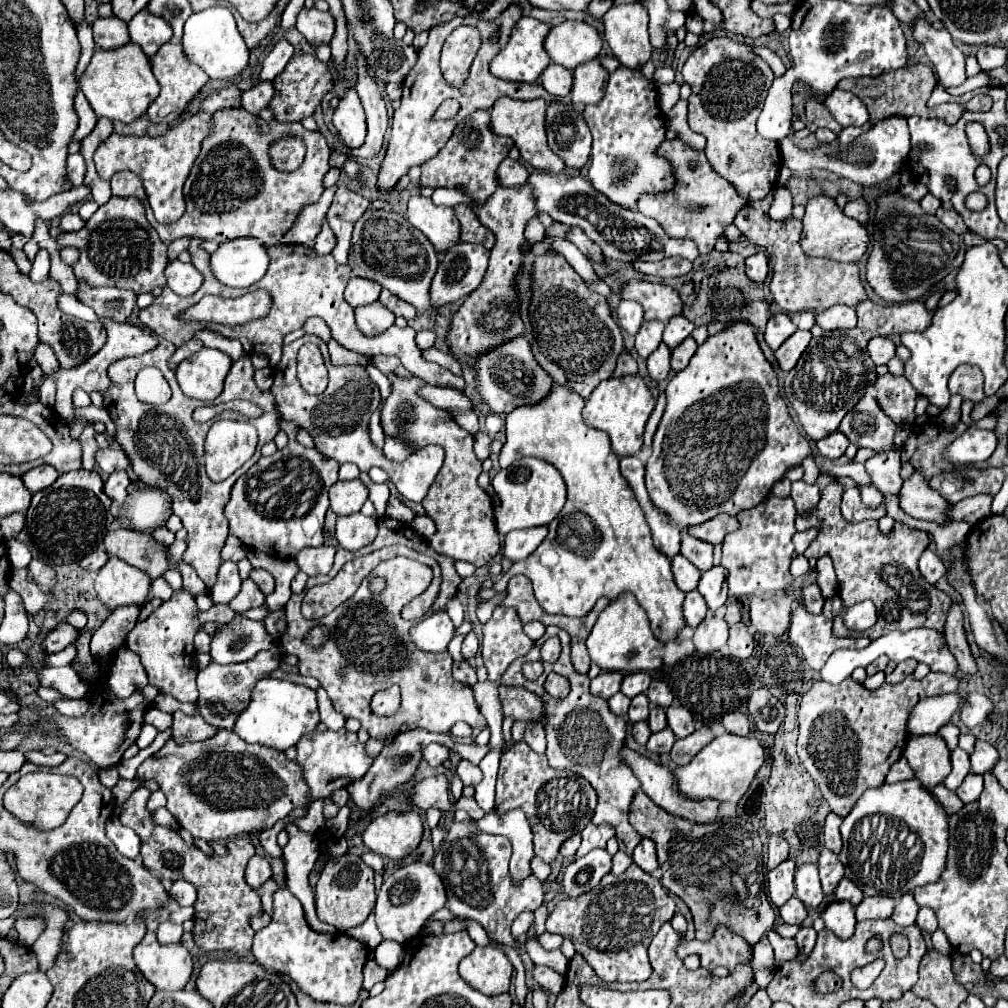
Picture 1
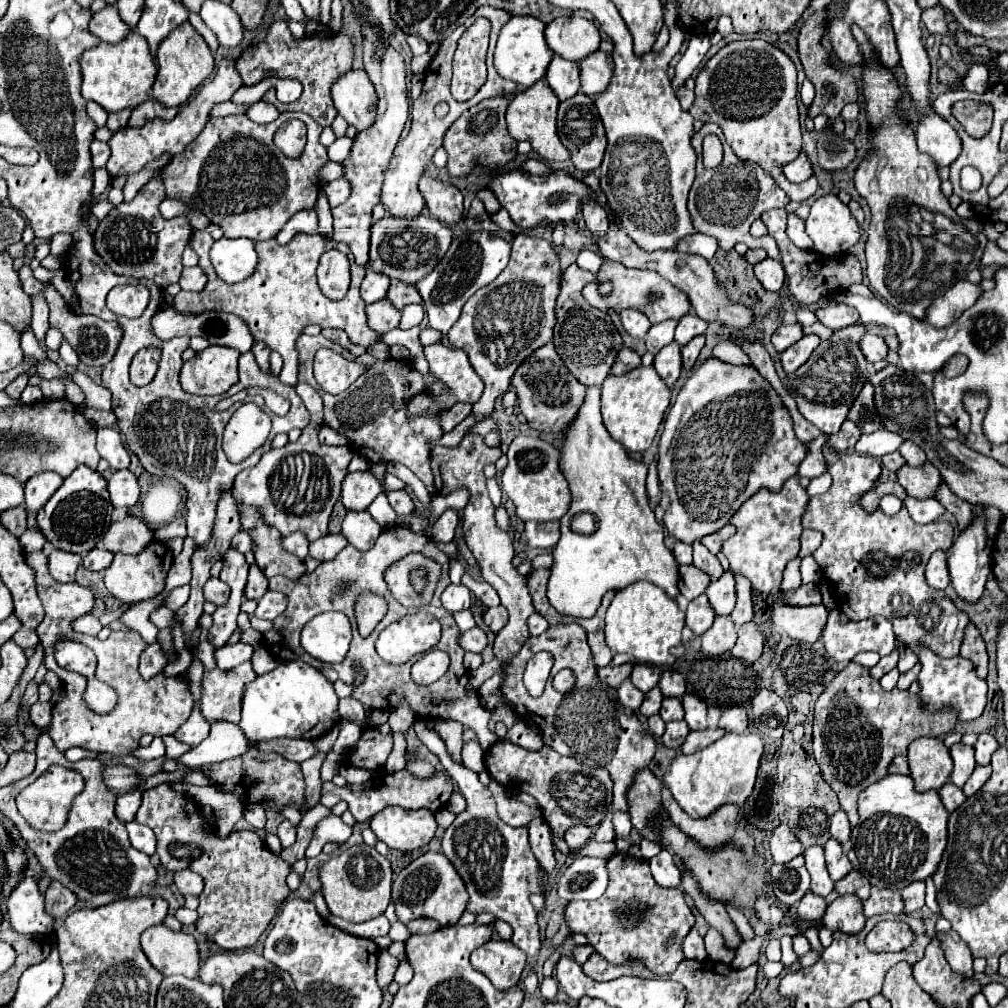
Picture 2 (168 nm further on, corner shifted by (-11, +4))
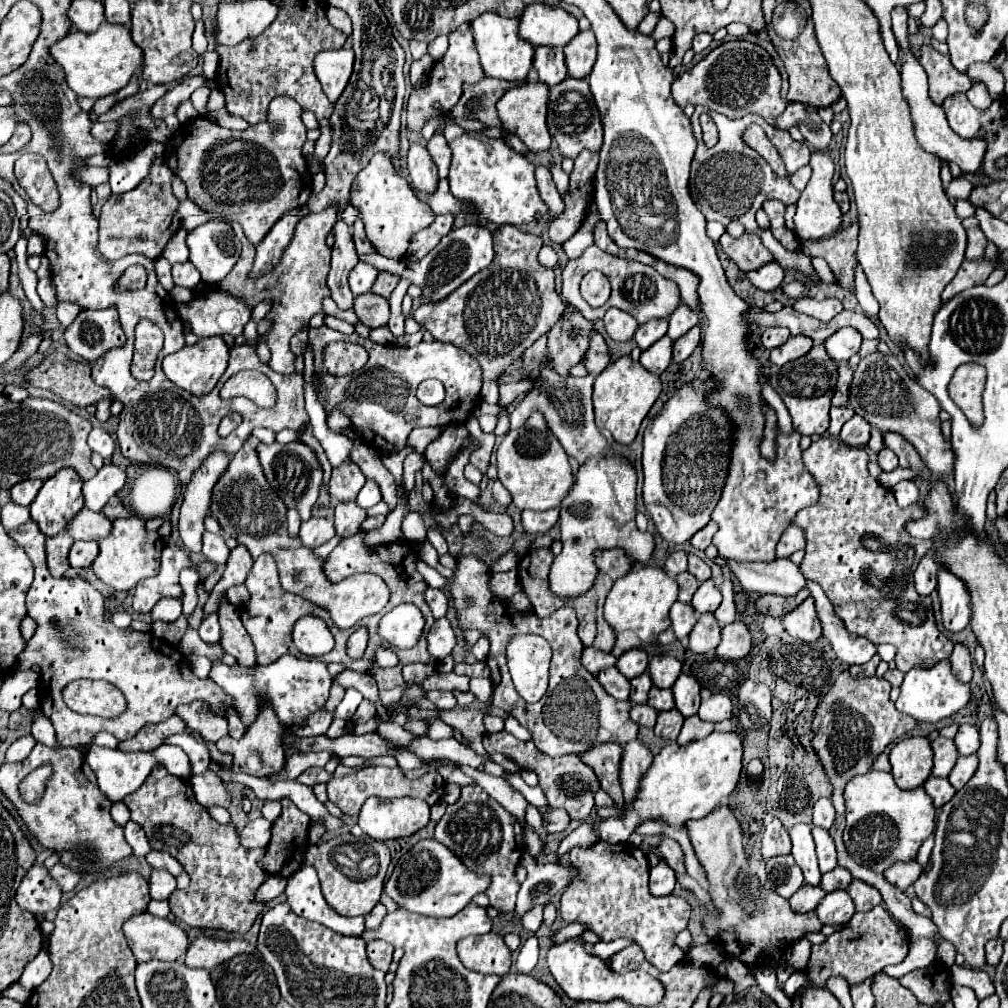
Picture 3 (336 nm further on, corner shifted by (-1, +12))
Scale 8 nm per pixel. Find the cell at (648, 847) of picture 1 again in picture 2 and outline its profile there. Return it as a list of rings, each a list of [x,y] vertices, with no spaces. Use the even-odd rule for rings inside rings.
[[[662,849],[656,857],[650,859],[650,867],[652,867],[652,875],[660,887],[672,889],[672,887],[680,885],[680,869],[676,867],[670,851]]]

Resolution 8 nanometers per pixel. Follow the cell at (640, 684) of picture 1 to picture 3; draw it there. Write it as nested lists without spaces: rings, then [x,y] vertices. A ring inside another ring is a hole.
[[[630,649],[630,651],[626,651],[626,653],[618,659],[616,667],[618,667],[618,671],[620,671],[624,677],[634,679],[634,677],[646,673],[646,669],[648,669],[648,655],[646,655],[646,651],[642,651],[642,649]]]

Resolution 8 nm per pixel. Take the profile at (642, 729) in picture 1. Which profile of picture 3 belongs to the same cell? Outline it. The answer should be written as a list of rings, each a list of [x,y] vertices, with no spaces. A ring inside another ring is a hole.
[[[634,705],[632,711],[630,711],[632,721],[638,723],[640,727],[648,727],[648,729],[654,727],[656,715],[658,715],[658,711],[654,707],[650,707],[650,705]]]

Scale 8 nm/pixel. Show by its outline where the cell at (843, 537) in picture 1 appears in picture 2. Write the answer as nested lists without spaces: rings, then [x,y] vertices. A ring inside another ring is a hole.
[[[828,445],[822,447],[828,473],[832,475],[832,487],[824,495],[816,495],[810,499],[808,511],[804,513],[802,525],[806,529],[816,529],[824,535],[822,545],[818,547],[812,557],[816,559],[818,567],[824,571],[824,575],[832,581],[836,591],[836,605],[838,609],[850,619],[860,621],[874,615],[886,617],[894,625],[896,637],[912,649],[916,655],[920,653],[920,647],[928,647],[938,657],[956,657],[960,652],[964,629],[968,625],[968,617],[956,609],[956,605],[944,595],[944,591],[932,591],[924,577],[924,567],[934,551],[948,551],[954,543],[954,527],[950,521],[940,519],[930,525],[914,523],[904,511],[904,507],[896,515],[886,515],[882,509],[876,511],[864,511],[860,507],[860,499],[864,493],[876,489],[876,481],[880,477],[880,463],[870,455],[858,455],[858,453],[840,453],[832,451]]]

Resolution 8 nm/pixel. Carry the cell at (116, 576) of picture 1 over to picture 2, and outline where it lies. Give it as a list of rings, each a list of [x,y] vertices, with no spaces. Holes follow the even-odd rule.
[[[152,543],[148,545],[144,551],[140,551],[138,555],[126,555],[126,553],[116,553],[112,565],[104,571],[104,583],[106,589],[120,601],[124,603],[138,603],[138,601],[146,601],[156,597],[158,593],[164,591],[166,585],[166,575],[168,569],[172,567],[174,555],[172,549],[160,543]]]

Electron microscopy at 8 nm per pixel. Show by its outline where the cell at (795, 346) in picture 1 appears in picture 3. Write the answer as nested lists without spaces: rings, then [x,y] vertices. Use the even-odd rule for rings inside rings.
[[[794,335],[784,345],[780,345],[780,347],[776,347],[776,349],[770,351],[770,361],[774,365],[782,367],[784,363],[794,361],[794,359],[806,355],[806,351],[810,351],[812,345],[814,345],[814,341],[810,337],[806,337],[806,335]]]

